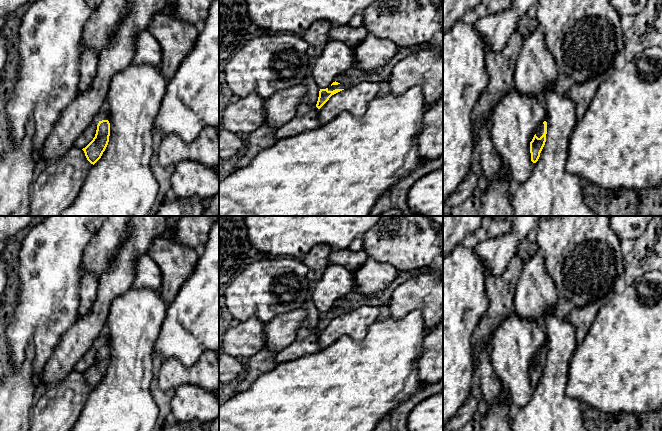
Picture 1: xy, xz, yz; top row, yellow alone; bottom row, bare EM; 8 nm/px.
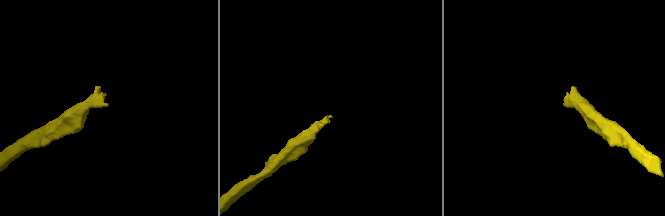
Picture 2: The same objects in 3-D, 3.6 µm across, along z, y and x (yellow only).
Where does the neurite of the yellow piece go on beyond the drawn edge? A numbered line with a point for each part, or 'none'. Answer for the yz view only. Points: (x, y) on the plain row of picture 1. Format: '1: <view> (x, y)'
1: yz (540, 354)

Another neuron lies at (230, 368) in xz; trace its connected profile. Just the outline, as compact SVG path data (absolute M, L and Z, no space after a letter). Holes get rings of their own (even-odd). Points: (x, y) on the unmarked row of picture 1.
M225 353L219 356L219 381L227 384L237 380L245 373L246 368L233 356Z

